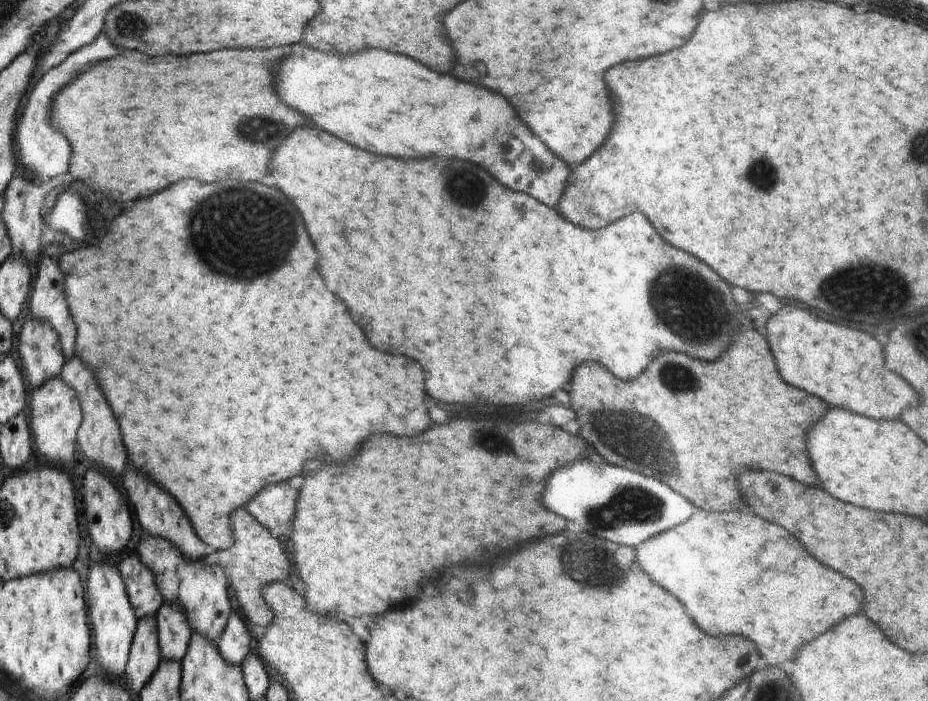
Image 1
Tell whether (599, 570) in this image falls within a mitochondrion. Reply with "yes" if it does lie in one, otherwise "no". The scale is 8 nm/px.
yes

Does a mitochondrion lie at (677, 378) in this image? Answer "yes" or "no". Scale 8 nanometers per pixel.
yes

